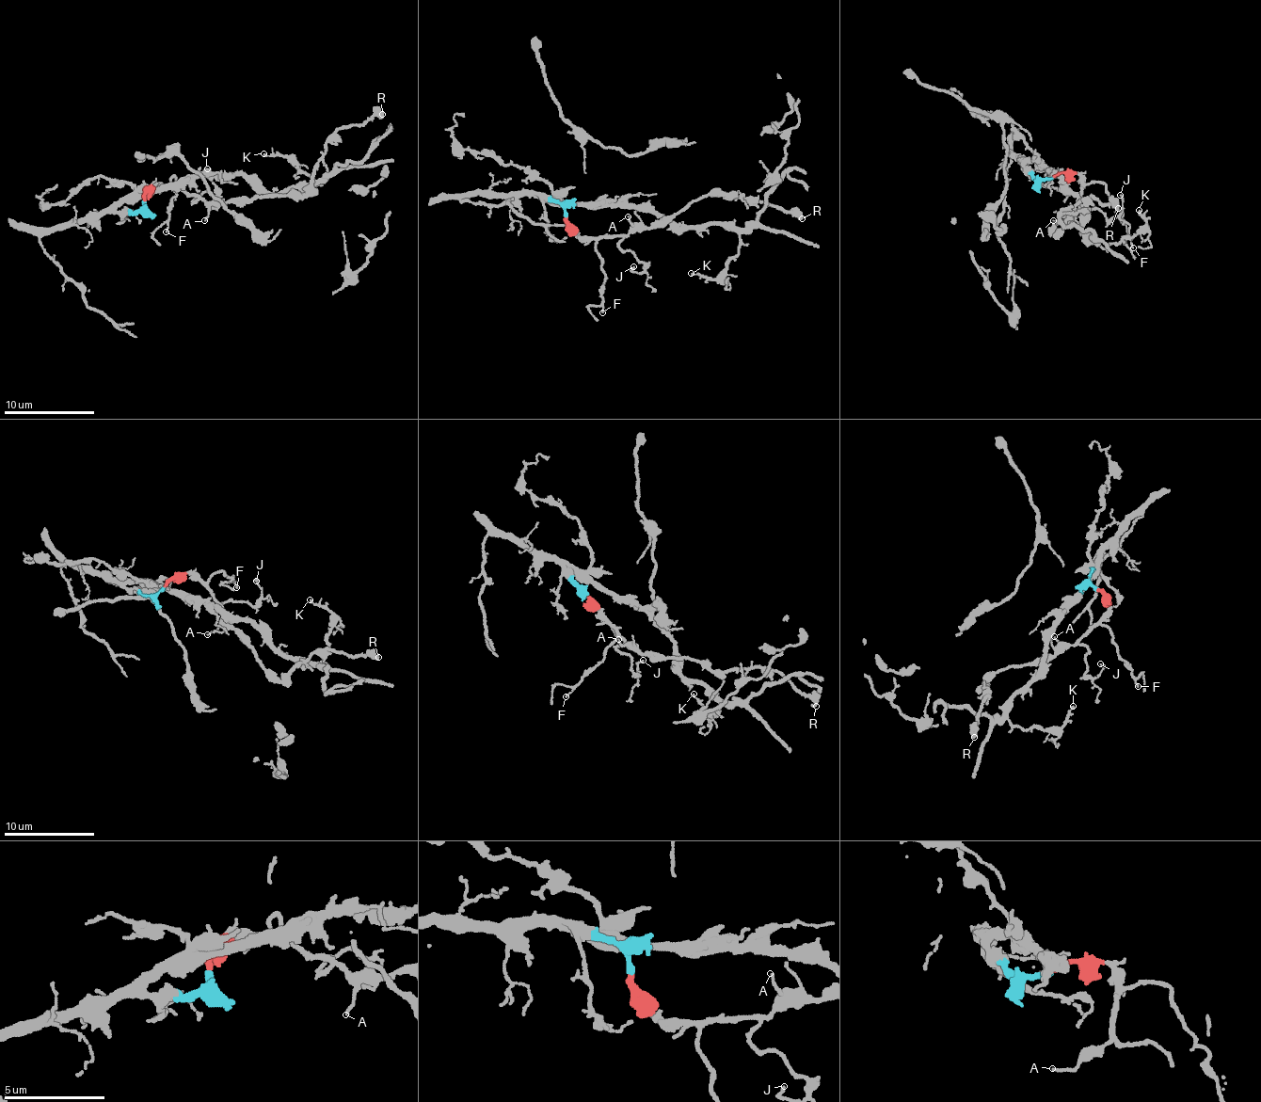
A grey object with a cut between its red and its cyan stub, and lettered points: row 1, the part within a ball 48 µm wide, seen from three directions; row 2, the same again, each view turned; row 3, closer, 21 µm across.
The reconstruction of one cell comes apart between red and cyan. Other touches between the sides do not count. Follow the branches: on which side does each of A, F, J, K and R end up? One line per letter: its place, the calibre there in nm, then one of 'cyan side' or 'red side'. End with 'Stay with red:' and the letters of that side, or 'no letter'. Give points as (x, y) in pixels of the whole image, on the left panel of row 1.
A: (204, 220) | 110 nm | red side
F: (166, 231) | 110 nm | red side
J: (207, 168) | 160 nm | red side
K: (263, 153) | 130 nm | cyan side
R: (382, 114) | 480 nm | red side
Stay with red: A, F, J, R

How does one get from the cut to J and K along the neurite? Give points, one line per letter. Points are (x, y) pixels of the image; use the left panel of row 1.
J: (143, 201), (153, 185), (181, 185), (193, 199), (206, 192), (215, 195), (206, 169)
K: (143, 201), (131, 211), (122, 203), (199, 176), (250, 178), (269, 193), (314, 185), (285, 157), (263, 153)

